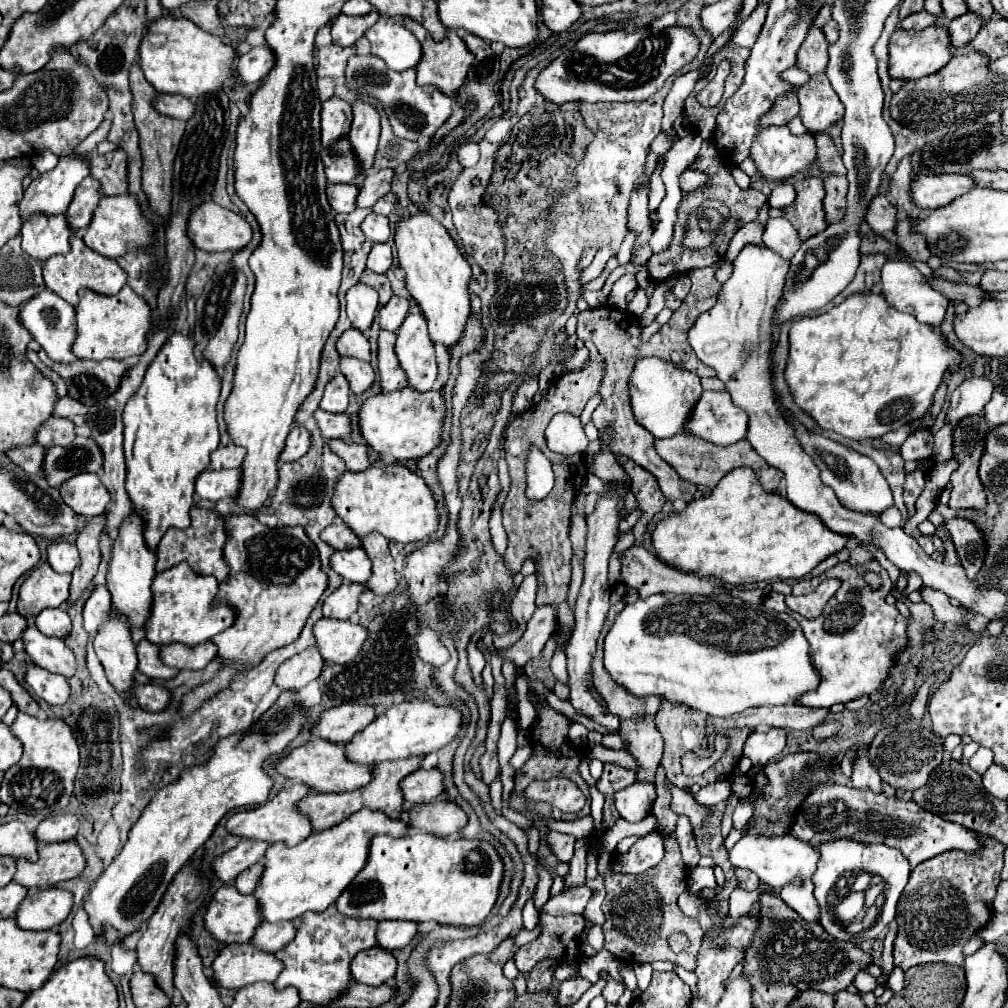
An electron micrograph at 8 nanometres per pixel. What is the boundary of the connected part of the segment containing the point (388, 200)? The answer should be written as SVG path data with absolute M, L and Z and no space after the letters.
M389 192L389 194L385 194L383 198L377 200L377 204L373 206L373 212L375 212L375 214L389 216L395 208L397 208L397 196L395 196L393 192Z

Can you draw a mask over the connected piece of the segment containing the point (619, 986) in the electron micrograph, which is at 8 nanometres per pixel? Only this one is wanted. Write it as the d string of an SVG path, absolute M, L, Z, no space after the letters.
M605 974L605 978L607 978L607 986L603 988L603 997L605 997L606 1002L617 1002L619 996L625 992L625 986L623 986L623 982L611 978L609 974Z

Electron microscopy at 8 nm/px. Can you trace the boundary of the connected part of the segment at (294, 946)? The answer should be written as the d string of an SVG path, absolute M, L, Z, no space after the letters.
M329 906L325 914L305 914L305 918L295 920L297 936L281 948L275 956L283 960L285 968L275 980L277 988L295 986L301 1000L313 1002L317 1006L329 1006L351 986L351 960L357 952L377 946L377 920L357 920L339 914L335 906Z

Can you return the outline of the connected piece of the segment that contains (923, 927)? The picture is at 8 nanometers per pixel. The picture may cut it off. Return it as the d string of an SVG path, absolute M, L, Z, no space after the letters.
M985 836L983 838L983 850L977 854L963 854L959 850L951 850L945 854L939 854L937 858L929 858L921 862L913 872L911 878L899 898L897 904L897 938L893 946L895 966L901 966L903 970L909 970L913 966L921 966L927 962L947 962L953 966L963 966L963 946L971 940L973 934L977 934L993 916L993 900L997 884L1001 882L1001 868L1003 868L1003 846L1001 842Z

